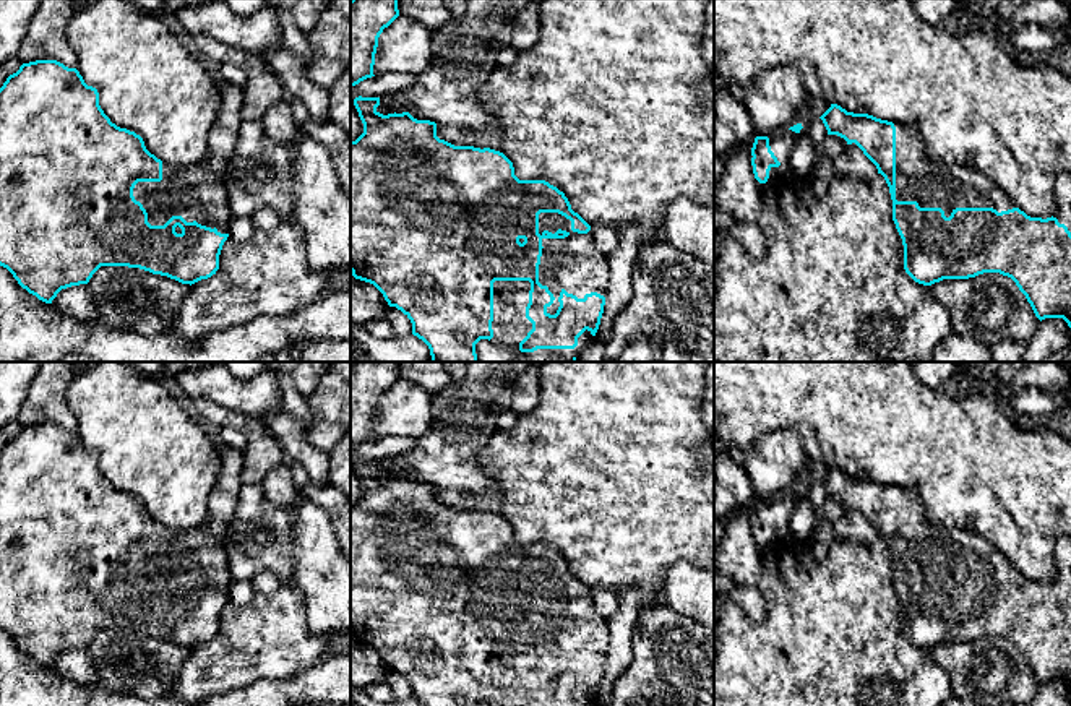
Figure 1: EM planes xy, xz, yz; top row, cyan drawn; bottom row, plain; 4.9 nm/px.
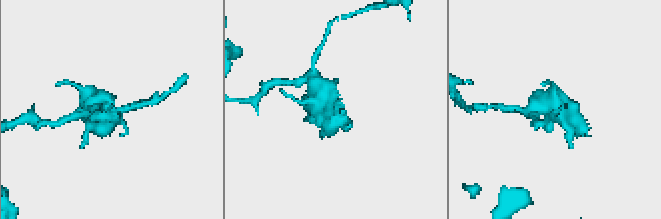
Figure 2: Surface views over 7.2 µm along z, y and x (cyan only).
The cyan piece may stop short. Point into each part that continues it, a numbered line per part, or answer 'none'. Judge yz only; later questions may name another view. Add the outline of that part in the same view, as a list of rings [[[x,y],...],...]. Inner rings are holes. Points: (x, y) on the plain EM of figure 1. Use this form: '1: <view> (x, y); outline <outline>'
1: yz (919, 542); outline [[[905,487],[896,490],[896,563],[917,565],[920,571],[941,571],[949,581],[956,571],[993,571],[998,576],[1017,571],[1006,557],[974,529],[936,527],[925,514],[920,497]]]

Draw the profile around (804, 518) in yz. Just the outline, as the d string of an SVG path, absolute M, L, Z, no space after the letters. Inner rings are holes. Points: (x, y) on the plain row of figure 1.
M802 492L789 521L790 536L795 539L808 539L815 532L816 519L818 511L808 502L805 492Z

